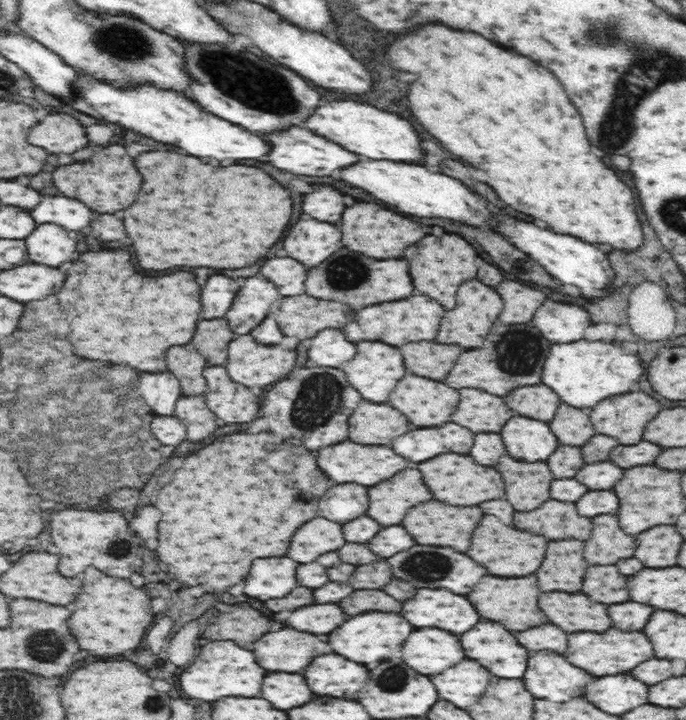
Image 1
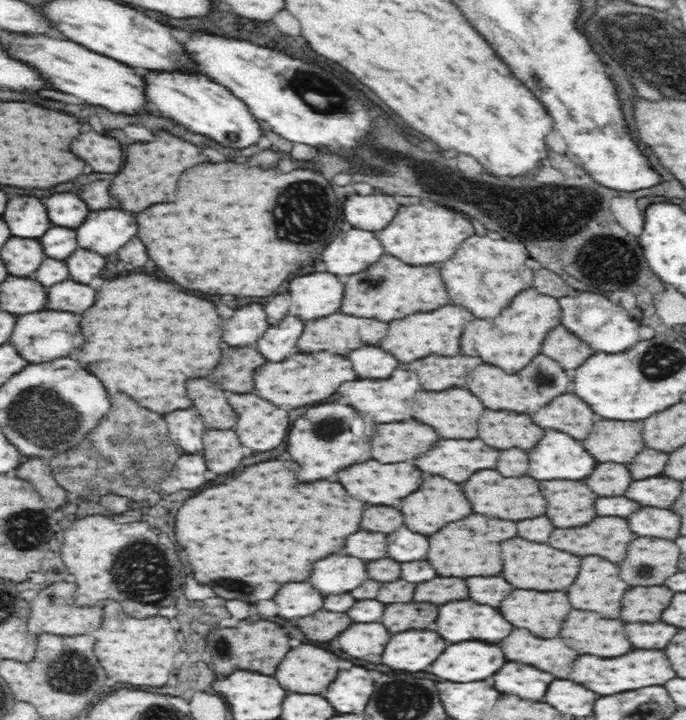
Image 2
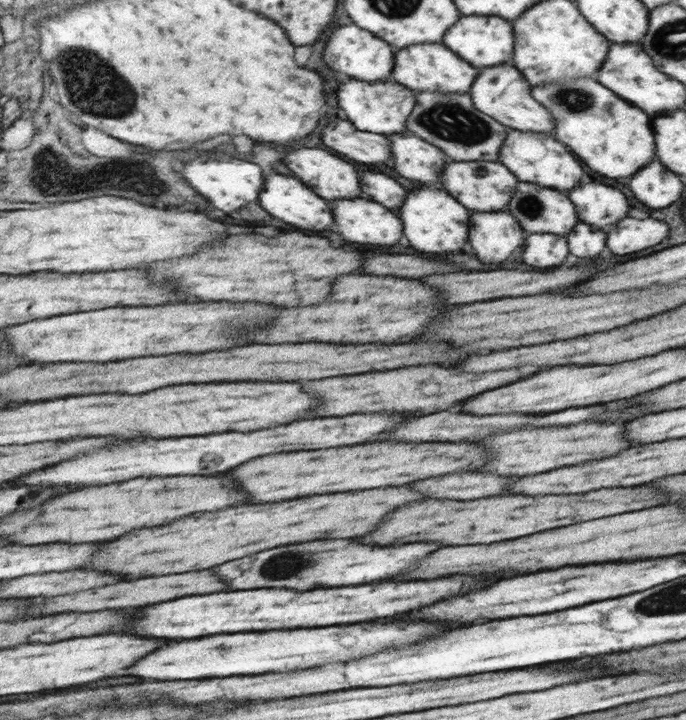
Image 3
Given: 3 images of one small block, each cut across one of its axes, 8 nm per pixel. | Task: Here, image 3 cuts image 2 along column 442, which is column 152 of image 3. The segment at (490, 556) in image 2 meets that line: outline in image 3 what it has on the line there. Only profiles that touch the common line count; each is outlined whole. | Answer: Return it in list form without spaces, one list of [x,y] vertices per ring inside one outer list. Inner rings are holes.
[[[378,488],[370,492],[310,496],[306,500],[290,500],[282,504],[226,508],[222,512],[188,516],[176,520],[174,524],[166,524],[166,528],[144,528],[138,532],[130,532],[114,542],[106,542],[106,548],[102,548],[102,556],[98,556],[86,568],[116,572],[126,580],[206,570],[286,544],[364,536],[372,530],[372,522],[374,526],[378,526],[378,522],[382,522],[382,516],[386,516],[390,510],[418,500],[424,500],[424,496],[412,492],[410,488]]]

